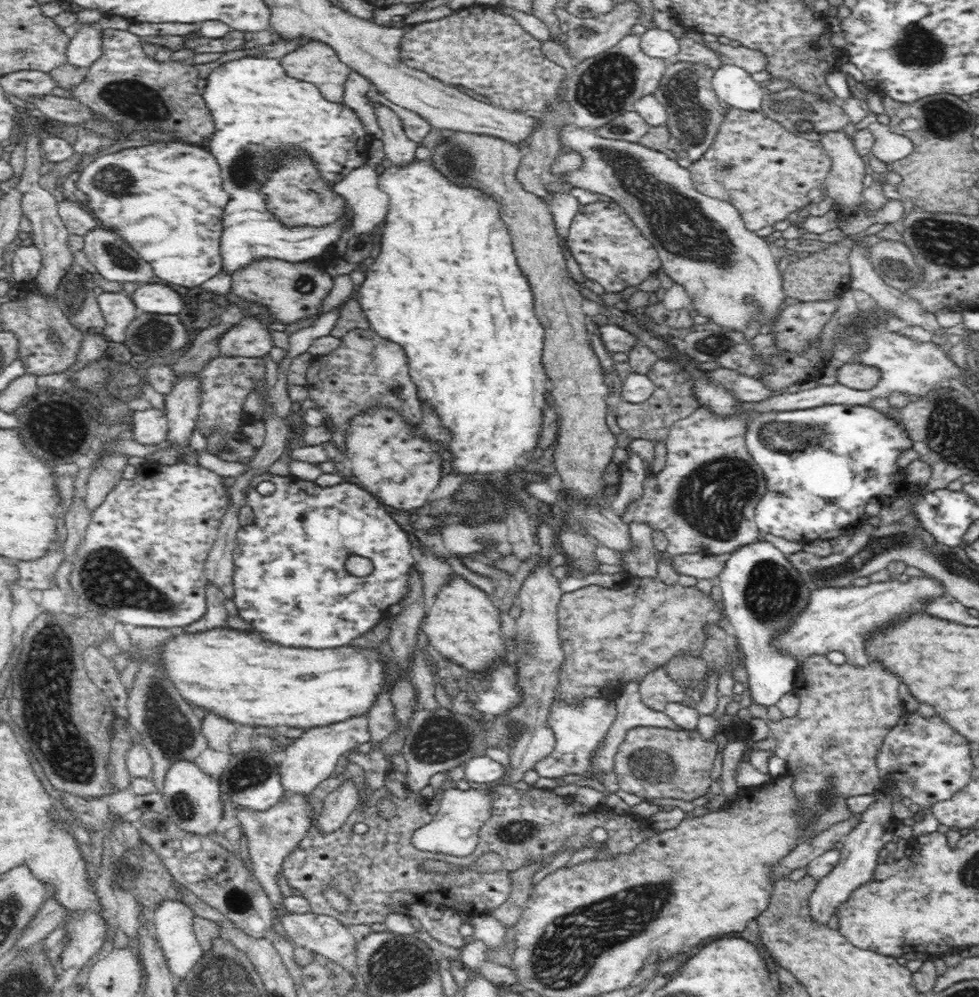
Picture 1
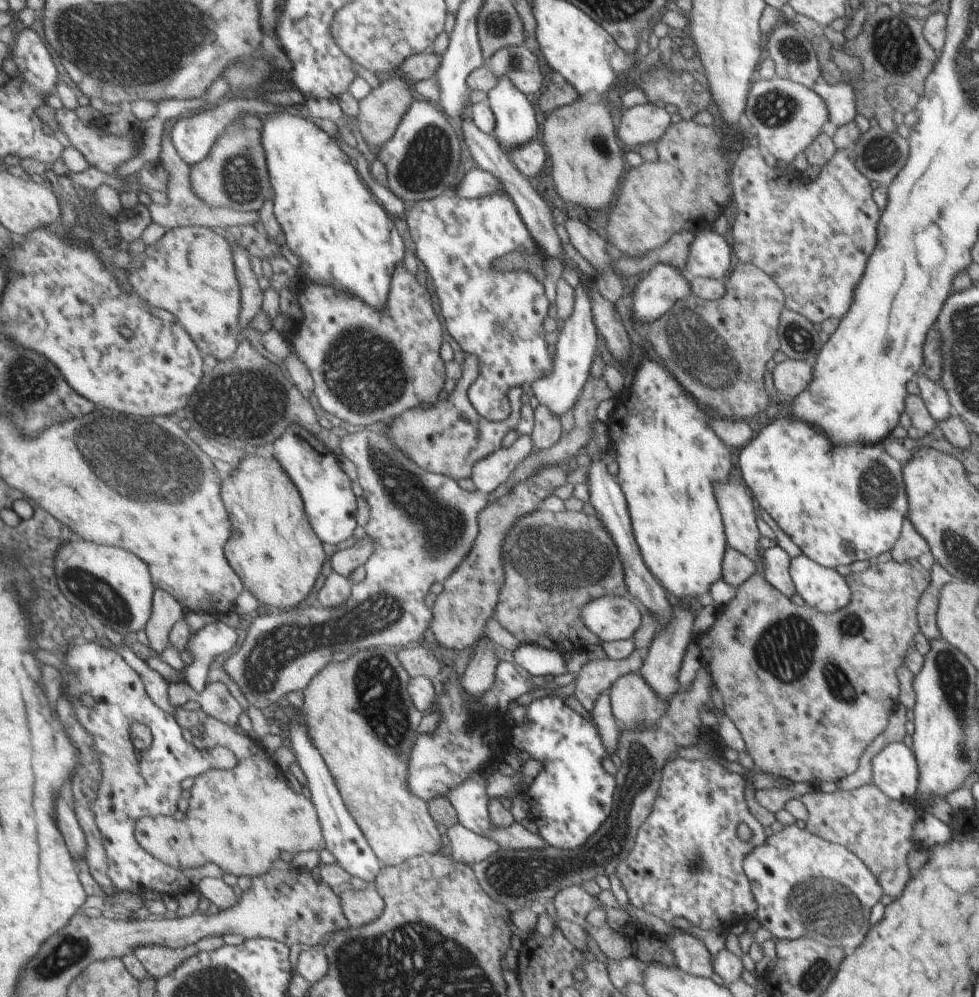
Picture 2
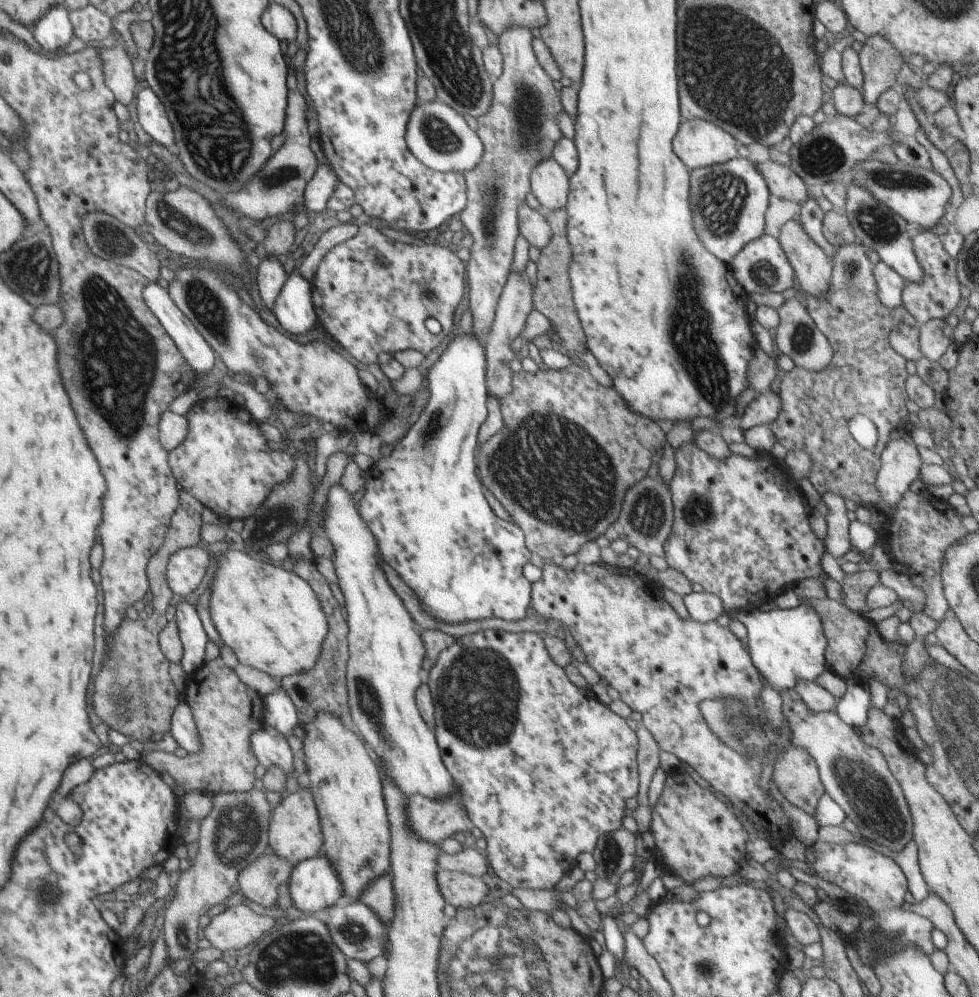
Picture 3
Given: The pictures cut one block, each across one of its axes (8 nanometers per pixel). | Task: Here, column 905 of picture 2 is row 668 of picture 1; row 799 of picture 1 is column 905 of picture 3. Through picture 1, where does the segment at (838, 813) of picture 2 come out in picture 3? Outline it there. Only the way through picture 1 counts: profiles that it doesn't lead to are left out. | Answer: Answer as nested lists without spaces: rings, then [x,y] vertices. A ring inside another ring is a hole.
[[[793,689],[779,692],[781,712],[789,724],[791,745],[803,748],[819,768],[824,792],[857,827],[857,834],[890,851],[900,852],[913,839],[913,818],[900,784],[893,779],[883,755],[861,740],[835,712],[810,712]]]

